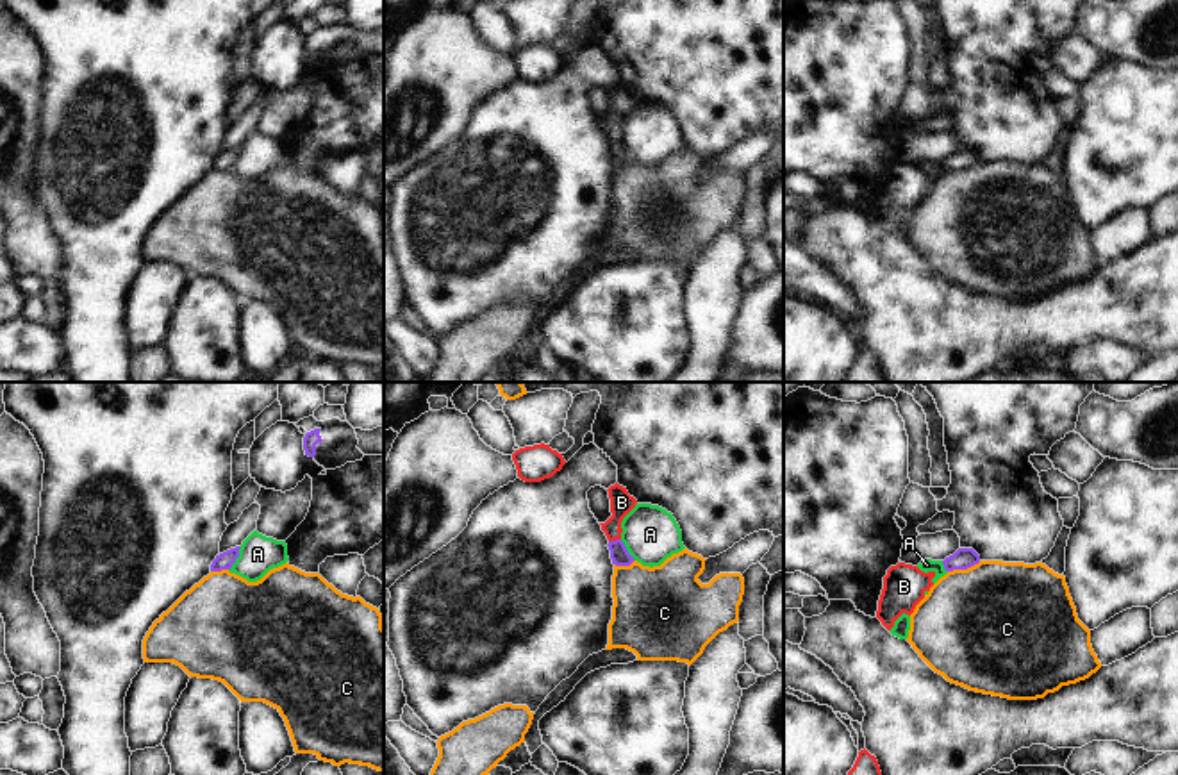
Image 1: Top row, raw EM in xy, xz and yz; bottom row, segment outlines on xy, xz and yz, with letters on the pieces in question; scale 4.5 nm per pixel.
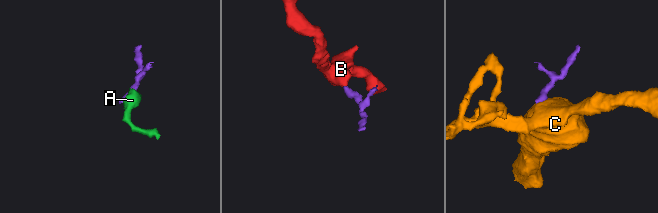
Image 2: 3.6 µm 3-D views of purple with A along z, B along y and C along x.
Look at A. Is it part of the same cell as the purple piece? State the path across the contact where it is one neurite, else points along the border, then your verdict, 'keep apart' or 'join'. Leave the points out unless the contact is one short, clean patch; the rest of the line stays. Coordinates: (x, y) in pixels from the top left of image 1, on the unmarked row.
along xy (241, 147), (229, 170) | keep apart

